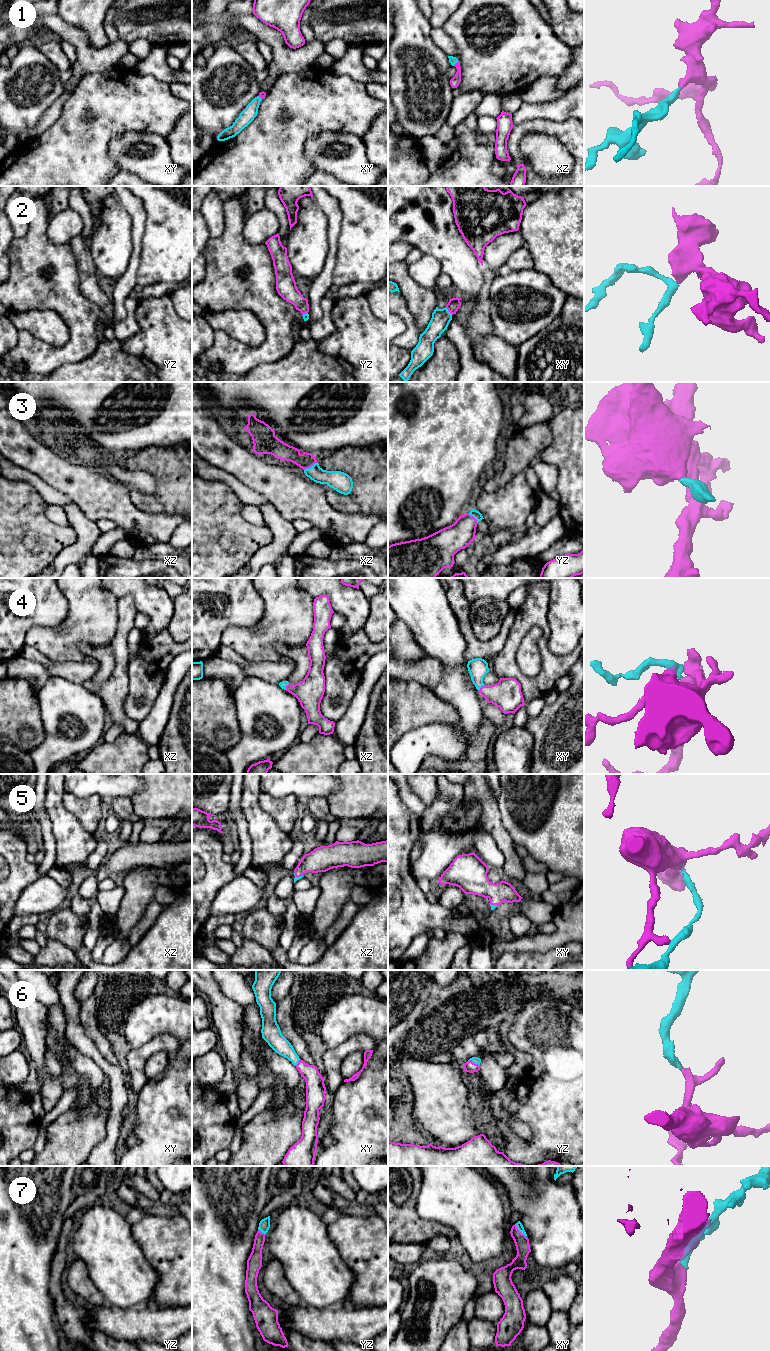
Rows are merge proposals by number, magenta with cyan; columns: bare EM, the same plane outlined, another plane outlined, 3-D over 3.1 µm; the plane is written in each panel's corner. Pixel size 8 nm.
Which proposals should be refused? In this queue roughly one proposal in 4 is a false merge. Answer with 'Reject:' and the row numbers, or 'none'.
Reject: none

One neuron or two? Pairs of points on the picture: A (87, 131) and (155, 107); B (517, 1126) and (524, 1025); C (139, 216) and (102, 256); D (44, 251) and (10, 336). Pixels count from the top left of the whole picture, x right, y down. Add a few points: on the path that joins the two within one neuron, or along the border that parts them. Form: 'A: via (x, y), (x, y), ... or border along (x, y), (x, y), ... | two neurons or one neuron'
A: via (104, 114), (111, 107), (138, 107) | one neuron
B: border along (496, 1120), (502, 1120), (521, 1138), (530, 1139) | two neurons
C: border along (120, 203), (131, 220), (131, 243), (133, 247) | two neurons
D: border along (18, 331), (18, 342), (10, 351) | two neurons

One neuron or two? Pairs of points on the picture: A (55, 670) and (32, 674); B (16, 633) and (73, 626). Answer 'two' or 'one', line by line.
A: one
B: two

